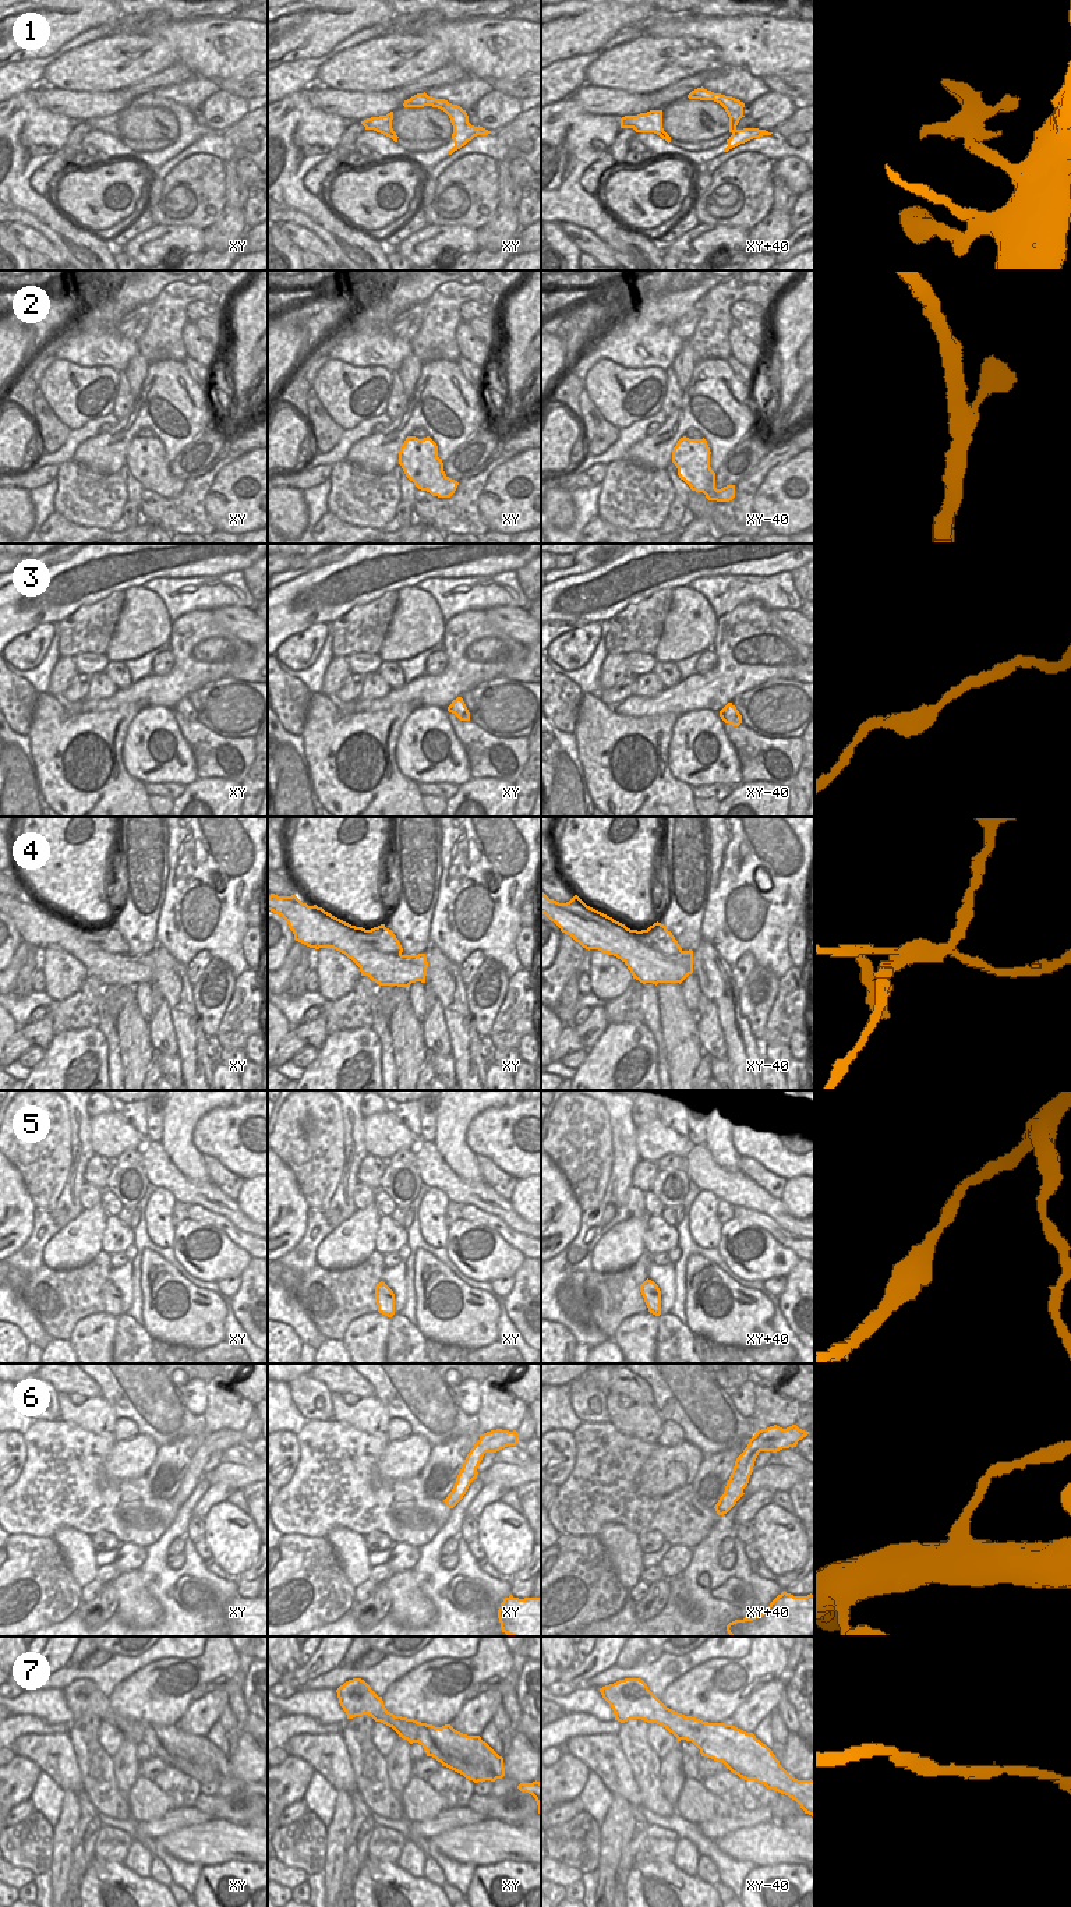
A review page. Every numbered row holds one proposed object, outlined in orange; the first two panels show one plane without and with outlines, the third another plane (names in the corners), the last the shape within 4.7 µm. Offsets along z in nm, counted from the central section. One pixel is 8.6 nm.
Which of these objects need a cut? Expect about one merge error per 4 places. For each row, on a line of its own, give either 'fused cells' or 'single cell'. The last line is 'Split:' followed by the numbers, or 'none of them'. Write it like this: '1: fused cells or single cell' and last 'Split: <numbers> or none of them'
1: single cell
2: single cell
3: single cell
4: fused cells
5: single cell
6: fused cells
7: fused cells
Split: 4, 6, 7

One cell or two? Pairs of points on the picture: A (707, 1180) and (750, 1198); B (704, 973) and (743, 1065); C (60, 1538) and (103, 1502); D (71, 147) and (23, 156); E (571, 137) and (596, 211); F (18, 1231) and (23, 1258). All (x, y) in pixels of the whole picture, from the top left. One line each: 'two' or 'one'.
A: one
B: one
C: two
D: two
E: one
F: two

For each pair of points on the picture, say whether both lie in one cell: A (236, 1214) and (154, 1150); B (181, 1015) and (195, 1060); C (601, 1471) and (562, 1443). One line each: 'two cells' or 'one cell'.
A: one cell
B: one cell
C: two cells

